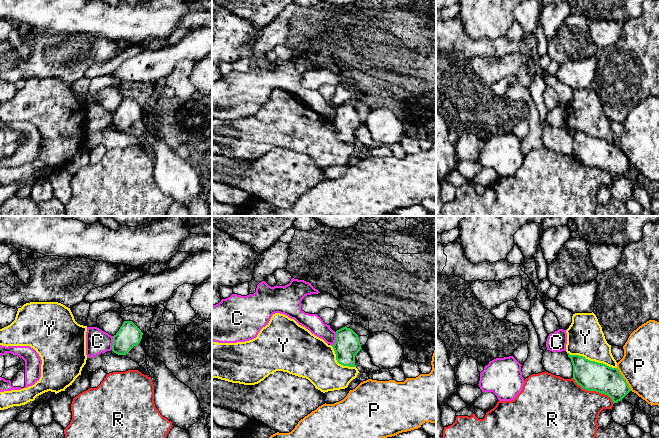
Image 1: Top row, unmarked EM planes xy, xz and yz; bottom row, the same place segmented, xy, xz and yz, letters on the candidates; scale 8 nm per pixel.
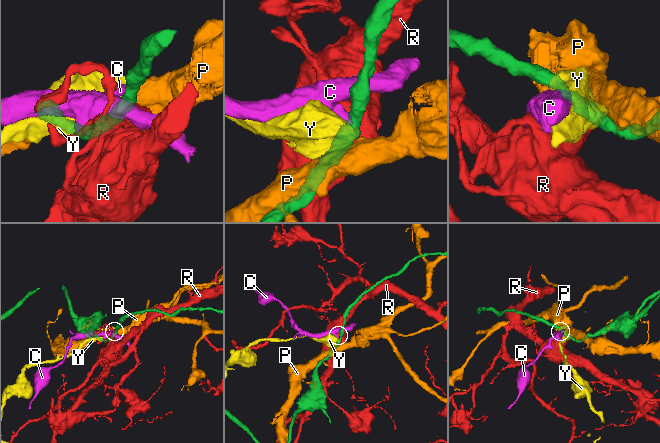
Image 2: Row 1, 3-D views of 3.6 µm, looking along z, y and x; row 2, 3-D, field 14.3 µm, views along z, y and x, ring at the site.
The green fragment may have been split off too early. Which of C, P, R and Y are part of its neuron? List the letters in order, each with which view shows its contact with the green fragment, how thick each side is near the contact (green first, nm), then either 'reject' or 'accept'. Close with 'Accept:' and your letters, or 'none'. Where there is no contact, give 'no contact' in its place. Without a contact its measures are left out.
C: meets green in xz; 200 nm thick on the green side, 140 nm on the other; reject
P: meets green in yz; 240 nm thick on the green side, 300 nm on the other; reject
R: meets green in yz; 240 nm thick on the green side, 420 nm on the other; reject
Y: meets green in yz; 240 nm thick on the green side, 300 nm on the other; reject
Accept: none

